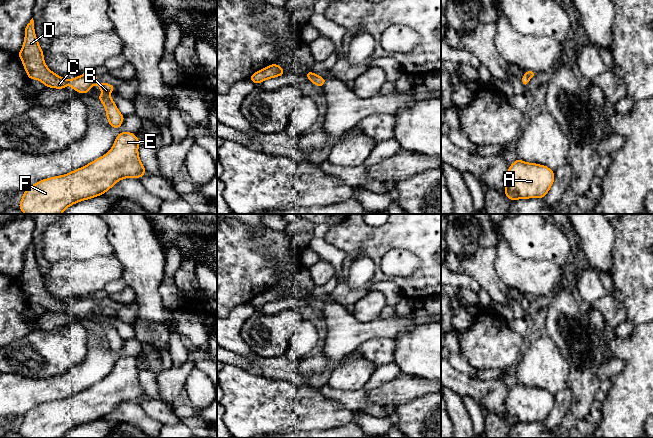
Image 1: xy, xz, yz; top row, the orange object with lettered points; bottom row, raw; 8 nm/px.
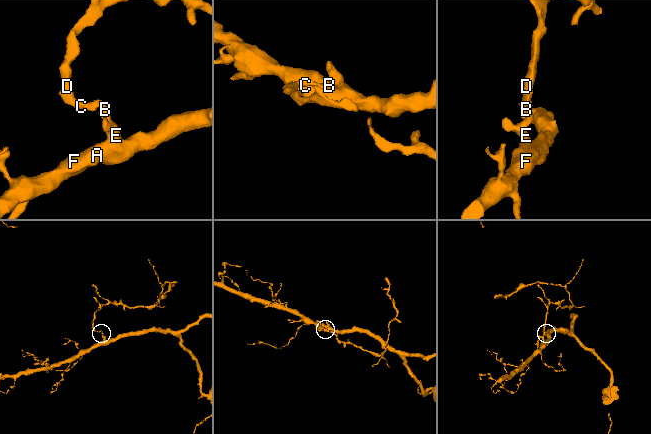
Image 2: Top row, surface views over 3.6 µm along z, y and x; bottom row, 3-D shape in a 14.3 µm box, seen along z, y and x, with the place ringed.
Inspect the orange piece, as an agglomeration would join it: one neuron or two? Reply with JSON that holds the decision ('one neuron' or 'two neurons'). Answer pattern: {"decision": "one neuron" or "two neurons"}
{"decision": "two neurons"}

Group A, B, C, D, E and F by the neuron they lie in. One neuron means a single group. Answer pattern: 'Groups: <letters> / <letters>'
Groups: A B E F / C D

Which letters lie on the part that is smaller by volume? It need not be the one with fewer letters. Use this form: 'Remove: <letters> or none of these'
Remove: C, D

